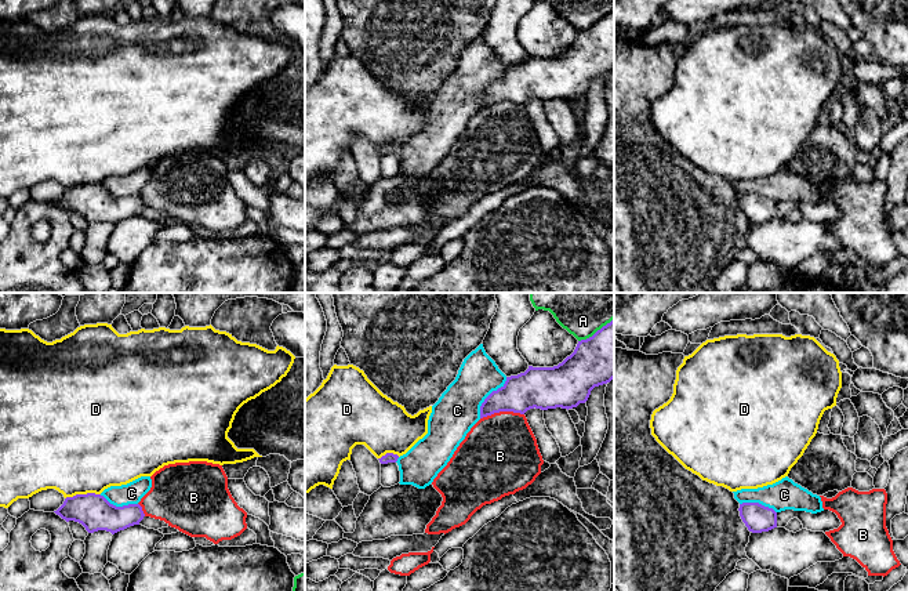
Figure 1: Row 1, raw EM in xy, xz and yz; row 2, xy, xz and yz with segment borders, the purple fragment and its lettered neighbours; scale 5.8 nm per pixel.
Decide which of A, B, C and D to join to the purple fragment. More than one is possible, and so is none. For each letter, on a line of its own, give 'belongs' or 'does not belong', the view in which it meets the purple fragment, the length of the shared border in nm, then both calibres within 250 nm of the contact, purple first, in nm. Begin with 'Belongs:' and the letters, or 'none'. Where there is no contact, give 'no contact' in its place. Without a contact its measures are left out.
Belongs: none
A: does not belong; contact in xz; length 240 nm; calibres 300 and 180 nm
B: does not belong; contact in xz; length 260 nm; calibres 240 and 440 nm
C: does not belong; contact in xz; length 280 nm; calibres 220 and 260 nm
D: does not belong; contact in xy; length 220 nm; calibres 200 and 500 nm

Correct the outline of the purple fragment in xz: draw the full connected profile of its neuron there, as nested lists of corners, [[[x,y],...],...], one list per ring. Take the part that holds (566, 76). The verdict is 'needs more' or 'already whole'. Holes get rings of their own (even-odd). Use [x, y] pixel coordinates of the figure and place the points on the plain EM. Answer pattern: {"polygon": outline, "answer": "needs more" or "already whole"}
{"polygon": [[[614,10],[592,28],[578,32],[574,43],[553,58],[533,58],[517,66],[506,68],[505,75],[493,81],[480,97],[480,109],[500,102],[524,105],[530,99],[573,99],[585,94],[595,77],[614,69]]], "answer": "already whole"}

